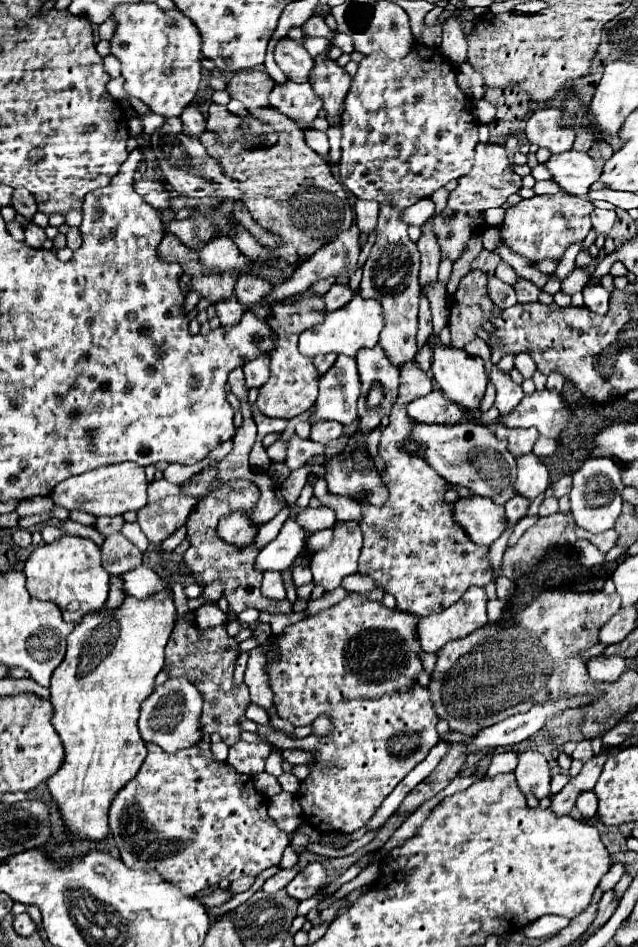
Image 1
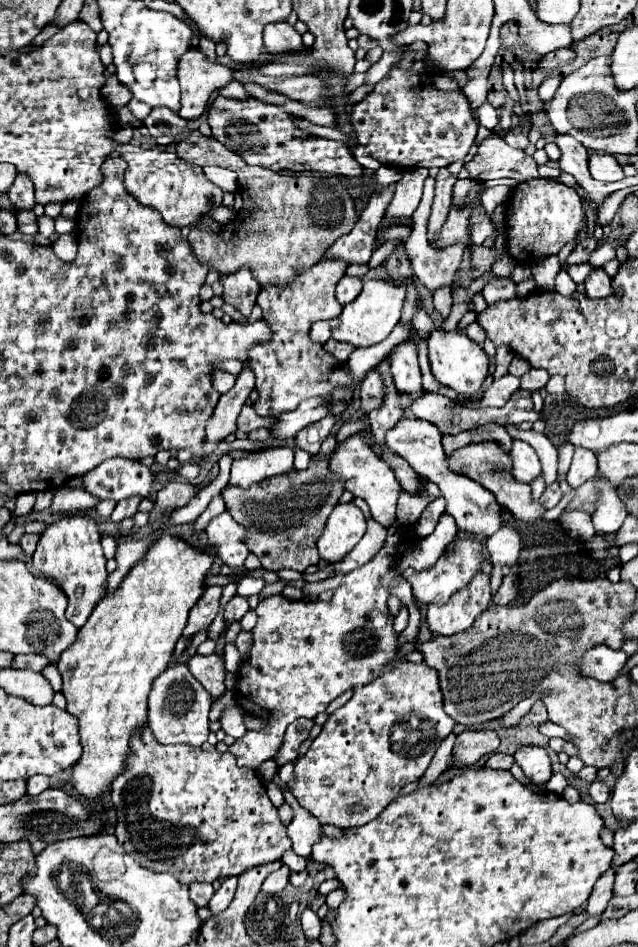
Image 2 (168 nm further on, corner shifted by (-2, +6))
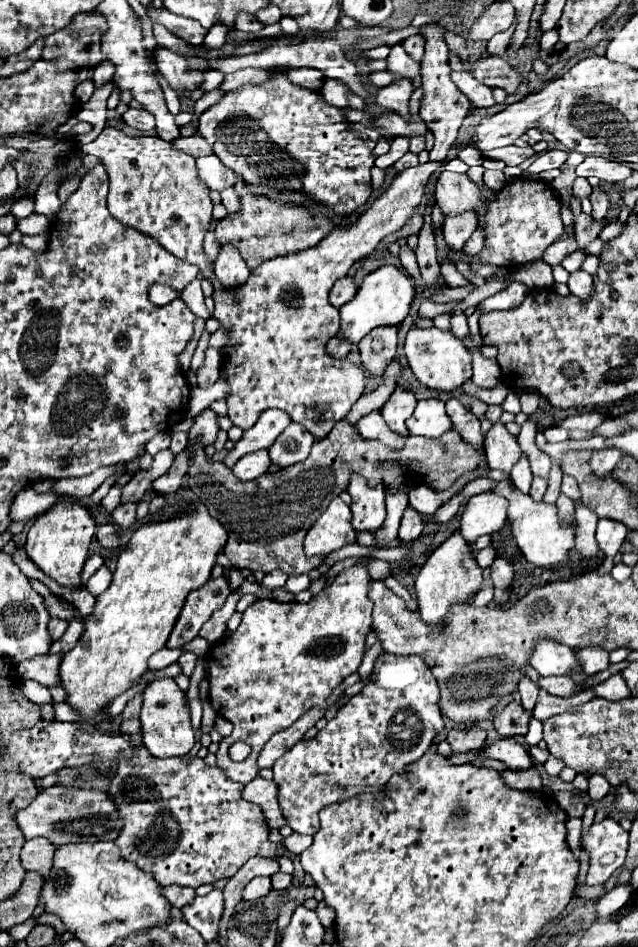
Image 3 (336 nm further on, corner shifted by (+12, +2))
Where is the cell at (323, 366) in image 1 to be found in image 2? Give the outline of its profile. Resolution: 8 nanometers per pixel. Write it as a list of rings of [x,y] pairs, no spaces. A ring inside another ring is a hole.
[[[329,340],[323,344],[323,350],[329,352],[331,356],[335,356],[339,362],[345,362],[349,358],[349,354],[353,352],[353,346],[351,344],[345,344],[345,342],[335,342],[335,340]]]

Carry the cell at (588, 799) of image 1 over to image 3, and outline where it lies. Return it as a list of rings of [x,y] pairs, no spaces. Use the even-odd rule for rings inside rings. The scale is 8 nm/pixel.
[[[593,774],[593,776],[589,778],[589,798],[591,798],[591,800],[601,800],[601,798],[605,798],[605,796],[609,794],[609,790],[611,790],[611,786],[607,784],[605,776]]]

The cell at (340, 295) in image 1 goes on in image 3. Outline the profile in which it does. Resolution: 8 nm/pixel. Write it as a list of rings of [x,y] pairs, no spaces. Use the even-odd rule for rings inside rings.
[[[345,276],[345,278],[337,280],[335,286],[331,288],[331,292],[329,292],[329,302],[331,302],[335,308],[341,308],[341,306],[347,304],[355,294],[357,294],[357,284],[353,282],[351,276]]]

